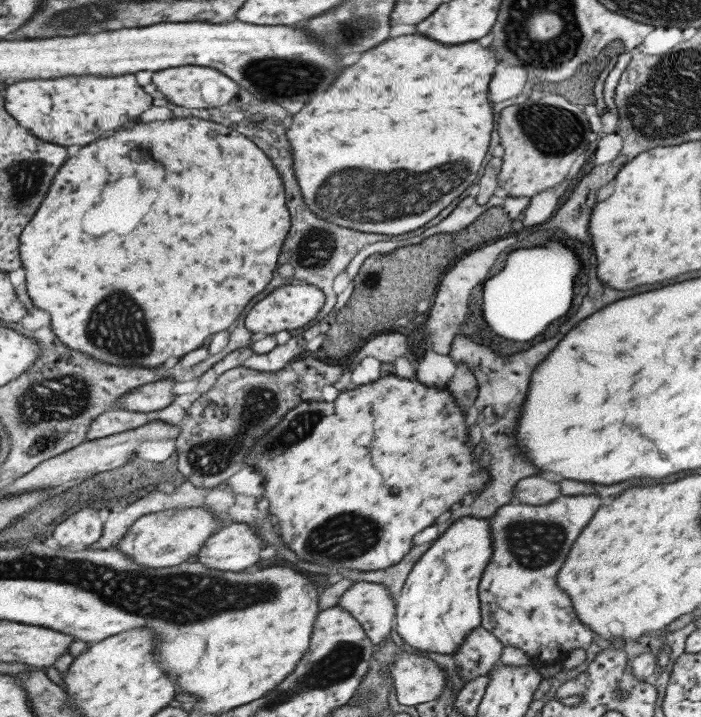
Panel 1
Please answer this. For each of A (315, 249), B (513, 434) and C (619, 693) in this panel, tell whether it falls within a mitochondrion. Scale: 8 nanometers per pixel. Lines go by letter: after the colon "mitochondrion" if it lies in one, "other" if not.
A: mitochondrion
B: other
C: mitochondrion

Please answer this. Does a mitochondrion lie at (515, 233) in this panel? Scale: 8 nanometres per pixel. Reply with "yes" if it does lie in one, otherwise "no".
no

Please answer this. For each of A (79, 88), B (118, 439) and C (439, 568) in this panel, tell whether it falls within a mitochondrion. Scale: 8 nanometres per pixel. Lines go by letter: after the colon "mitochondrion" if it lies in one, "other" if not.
A: other
B: other
C: other

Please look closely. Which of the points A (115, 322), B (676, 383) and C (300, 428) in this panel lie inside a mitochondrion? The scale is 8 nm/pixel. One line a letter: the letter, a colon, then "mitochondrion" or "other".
A: mitochondrion
B: other
C: mitochondrion

